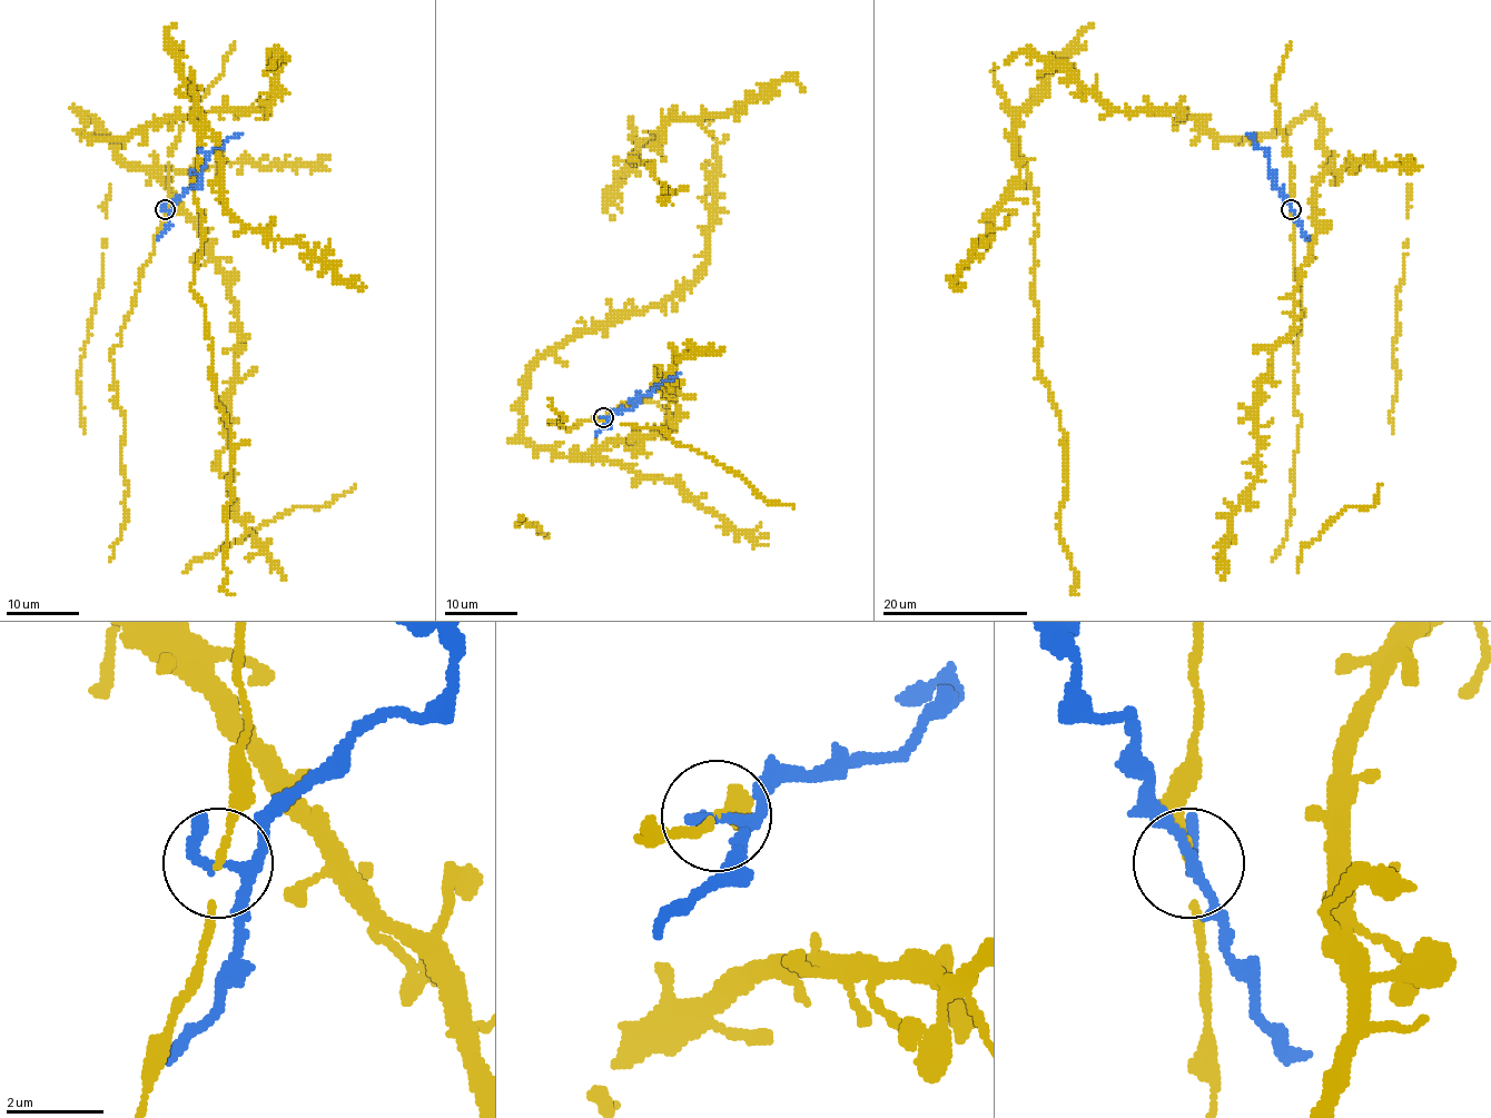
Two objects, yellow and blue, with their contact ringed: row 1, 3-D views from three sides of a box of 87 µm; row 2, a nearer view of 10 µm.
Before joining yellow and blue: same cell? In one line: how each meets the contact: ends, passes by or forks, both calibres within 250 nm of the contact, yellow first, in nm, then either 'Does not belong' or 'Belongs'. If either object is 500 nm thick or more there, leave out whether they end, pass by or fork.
At the ring yellow passes by. At the ring blue passes by. Thickness 100 nm (yellow) against 240 nm. Does not belong

